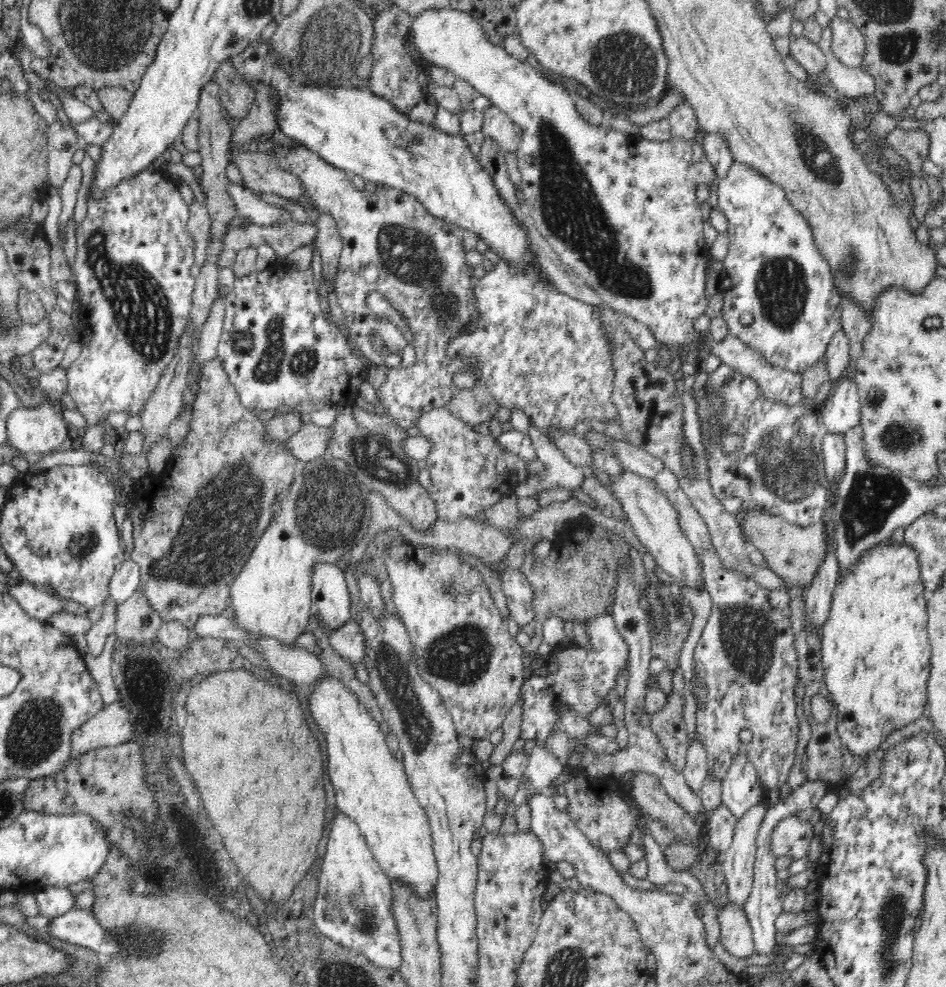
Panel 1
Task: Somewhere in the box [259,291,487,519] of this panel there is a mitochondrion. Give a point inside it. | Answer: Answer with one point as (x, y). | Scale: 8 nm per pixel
(372, 459)

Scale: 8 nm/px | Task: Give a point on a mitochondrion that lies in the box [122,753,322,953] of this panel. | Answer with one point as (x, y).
(173, 811)

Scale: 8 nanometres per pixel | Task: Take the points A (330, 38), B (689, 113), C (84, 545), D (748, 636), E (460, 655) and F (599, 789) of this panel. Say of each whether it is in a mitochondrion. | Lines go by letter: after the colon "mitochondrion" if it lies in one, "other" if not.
A: mitochondrion
B: other
C: mitochondrion
D: mitochondrion
E: mitochondrion
F: other

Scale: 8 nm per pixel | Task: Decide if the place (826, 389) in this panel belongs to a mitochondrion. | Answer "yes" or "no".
no

